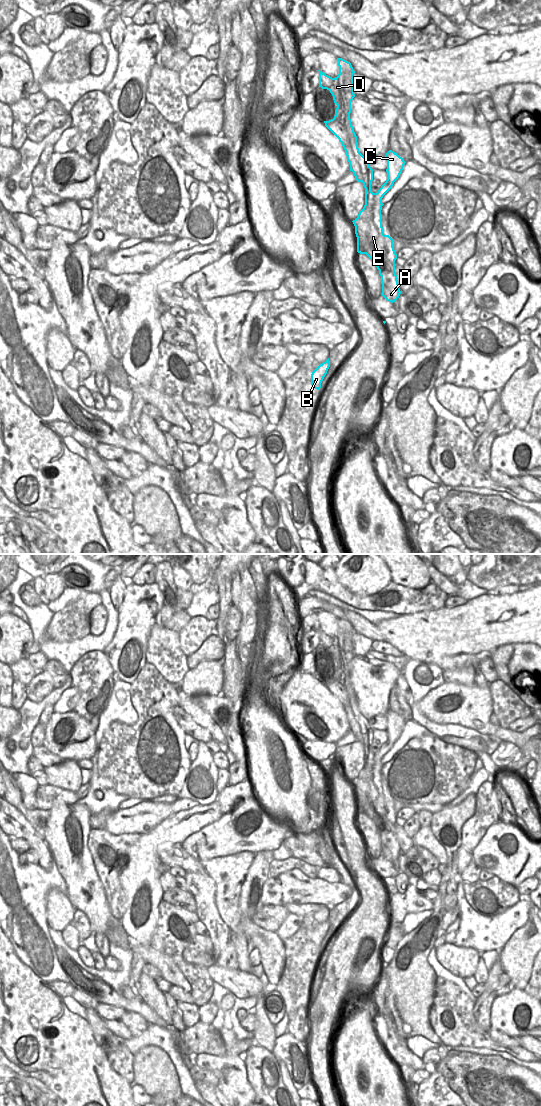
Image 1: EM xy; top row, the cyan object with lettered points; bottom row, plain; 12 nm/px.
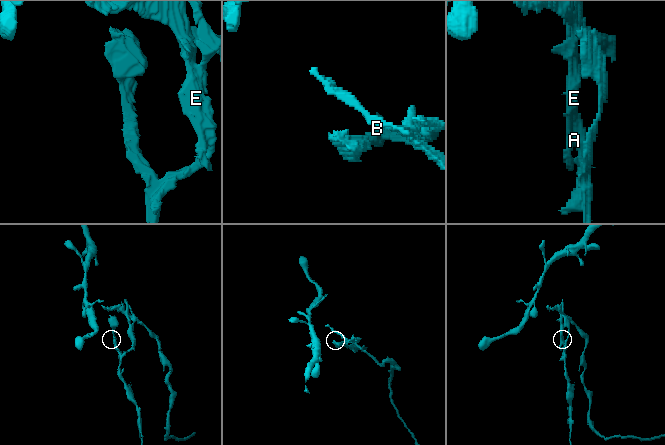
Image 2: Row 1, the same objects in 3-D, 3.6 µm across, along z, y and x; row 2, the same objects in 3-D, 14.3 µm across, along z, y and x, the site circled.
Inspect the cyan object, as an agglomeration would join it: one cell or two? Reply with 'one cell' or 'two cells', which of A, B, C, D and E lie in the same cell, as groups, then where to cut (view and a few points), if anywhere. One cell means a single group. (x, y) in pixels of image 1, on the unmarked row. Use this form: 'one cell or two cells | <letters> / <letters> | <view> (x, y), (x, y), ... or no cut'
two cells | A B C E / D | xy (370, 749), (365, 763)

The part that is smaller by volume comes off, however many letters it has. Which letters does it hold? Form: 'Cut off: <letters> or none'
Cut off: A, B, C, E

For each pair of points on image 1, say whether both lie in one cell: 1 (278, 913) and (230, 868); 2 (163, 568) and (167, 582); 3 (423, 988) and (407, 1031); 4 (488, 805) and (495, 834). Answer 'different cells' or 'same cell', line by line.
1: different cells
2: same cell
3: same cell
4: different cells

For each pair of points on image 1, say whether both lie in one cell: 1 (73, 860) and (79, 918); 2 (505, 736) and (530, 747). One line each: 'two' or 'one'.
1: two
2: two

